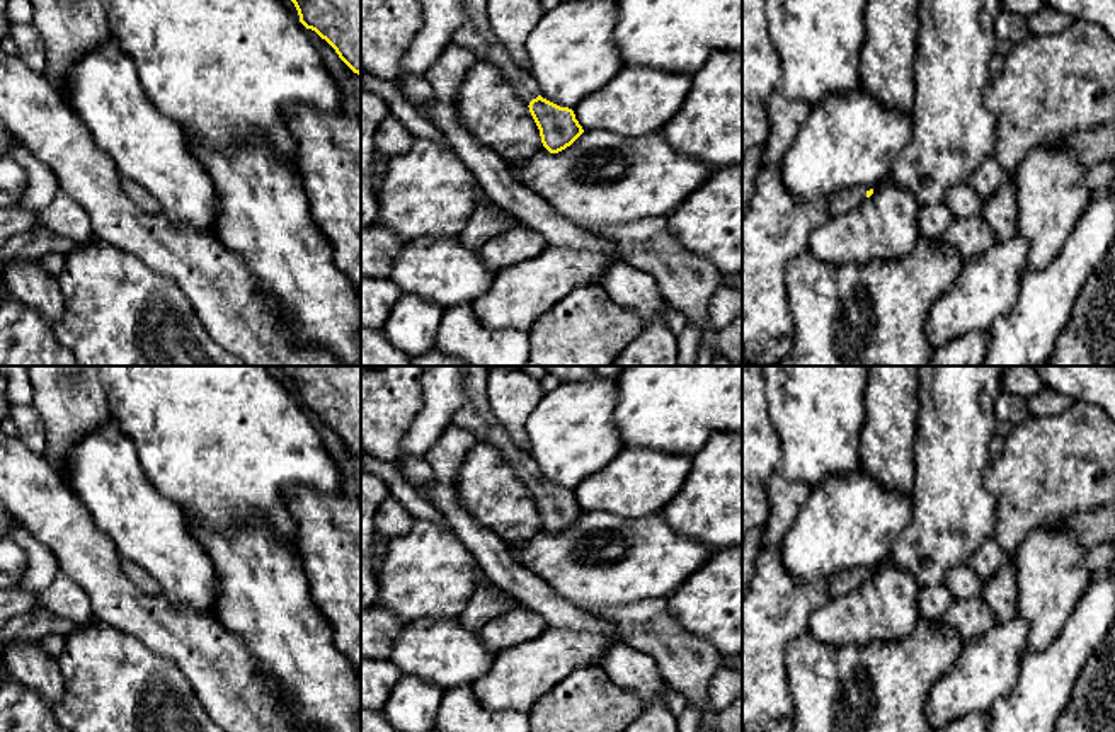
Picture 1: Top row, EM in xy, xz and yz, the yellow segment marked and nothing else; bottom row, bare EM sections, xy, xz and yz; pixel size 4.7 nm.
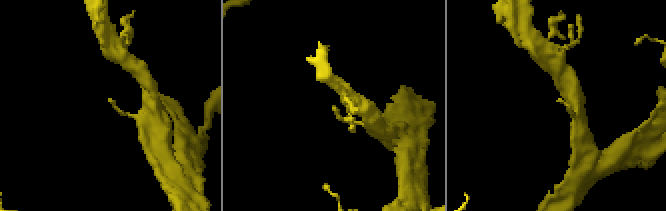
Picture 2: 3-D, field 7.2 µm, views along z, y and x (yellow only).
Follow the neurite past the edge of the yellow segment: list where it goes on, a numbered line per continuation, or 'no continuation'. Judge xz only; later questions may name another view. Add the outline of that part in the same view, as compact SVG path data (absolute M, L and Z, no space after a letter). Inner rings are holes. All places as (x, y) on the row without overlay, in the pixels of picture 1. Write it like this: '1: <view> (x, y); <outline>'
1: xz (475, 416); M463 366L465 403L453 415L453 424L470 431L478 441L497 446L519 480L529 487L540 477L540 468L528 451L517 448L509 434L497 424L487 400L487 369Z

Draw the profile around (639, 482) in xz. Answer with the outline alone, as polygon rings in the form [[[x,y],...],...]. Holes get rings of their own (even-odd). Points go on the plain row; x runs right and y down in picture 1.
[[[625,448],[572,492],[584,512],[640,519],[660,512],[683,489],[691,456]]]

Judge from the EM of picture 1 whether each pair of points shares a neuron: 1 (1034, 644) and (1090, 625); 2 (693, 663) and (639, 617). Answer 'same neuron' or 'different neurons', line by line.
1: different neurons
2: same neuron

